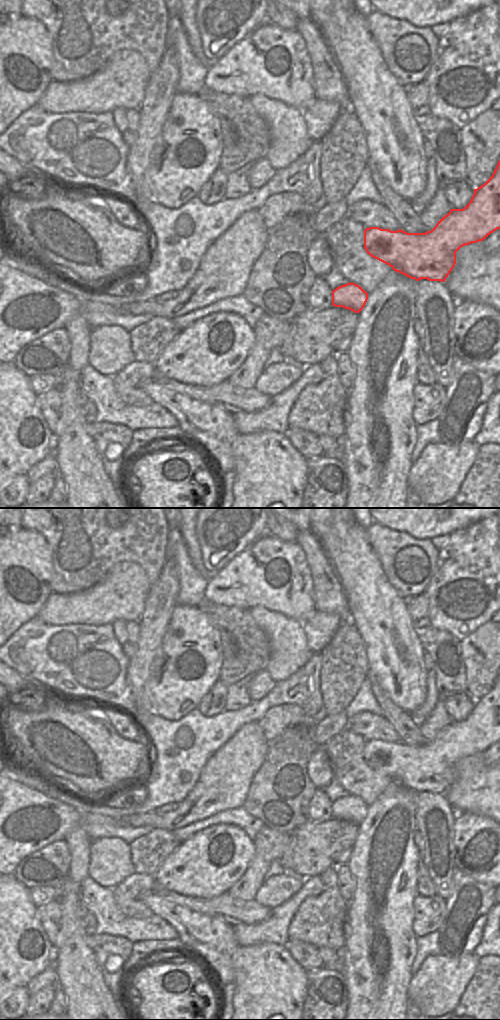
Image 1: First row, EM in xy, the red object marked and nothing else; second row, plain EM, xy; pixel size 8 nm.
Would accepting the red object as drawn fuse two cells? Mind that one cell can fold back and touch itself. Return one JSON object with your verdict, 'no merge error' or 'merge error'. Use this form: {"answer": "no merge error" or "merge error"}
{"answer": "no merge error"}

